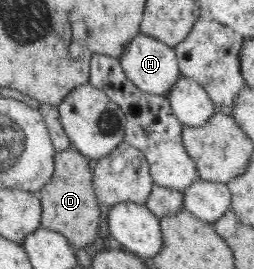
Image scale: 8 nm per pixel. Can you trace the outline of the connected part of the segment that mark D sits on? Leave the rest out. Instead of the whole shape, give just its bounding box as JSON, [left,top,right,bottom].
[38,149,102,250]

